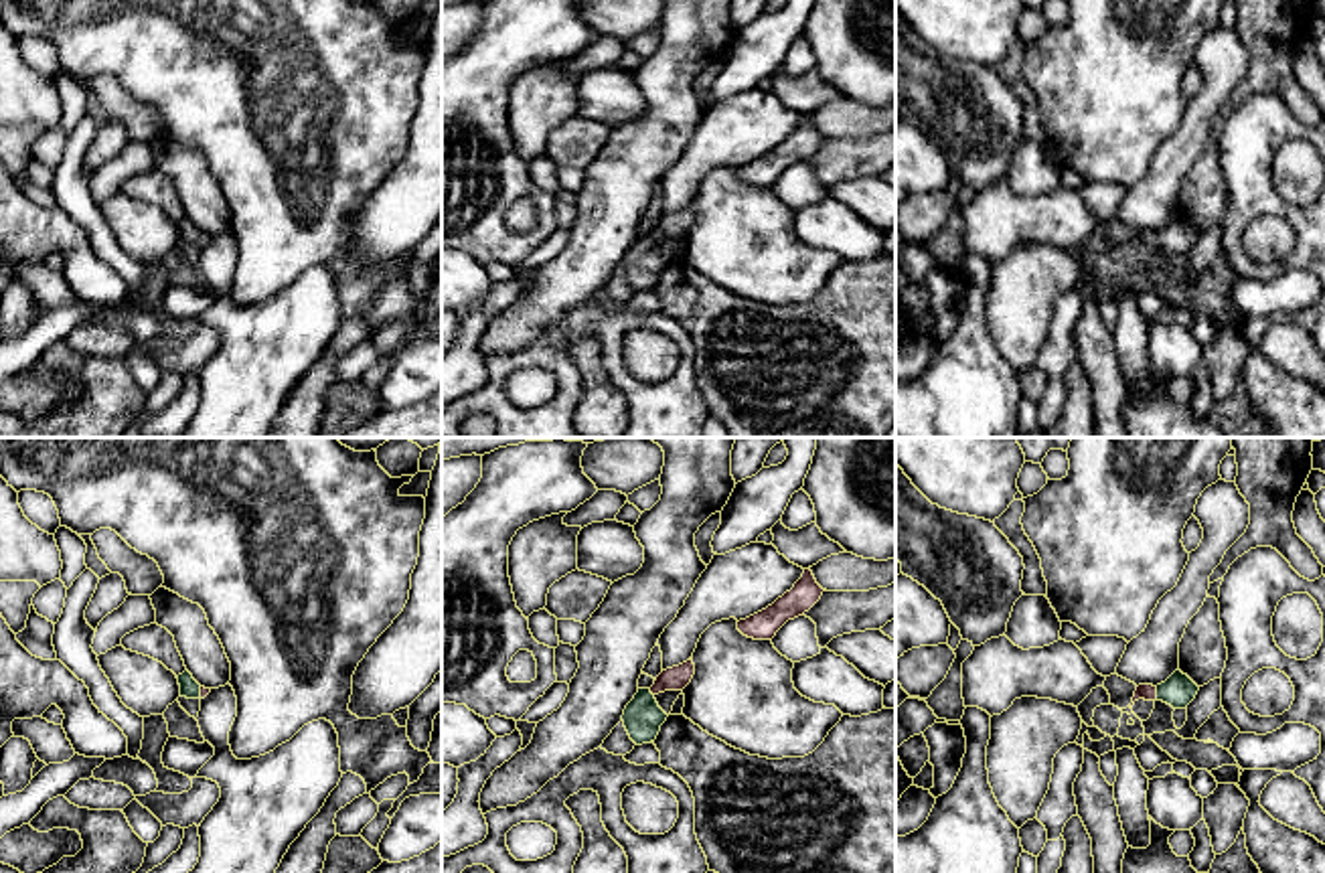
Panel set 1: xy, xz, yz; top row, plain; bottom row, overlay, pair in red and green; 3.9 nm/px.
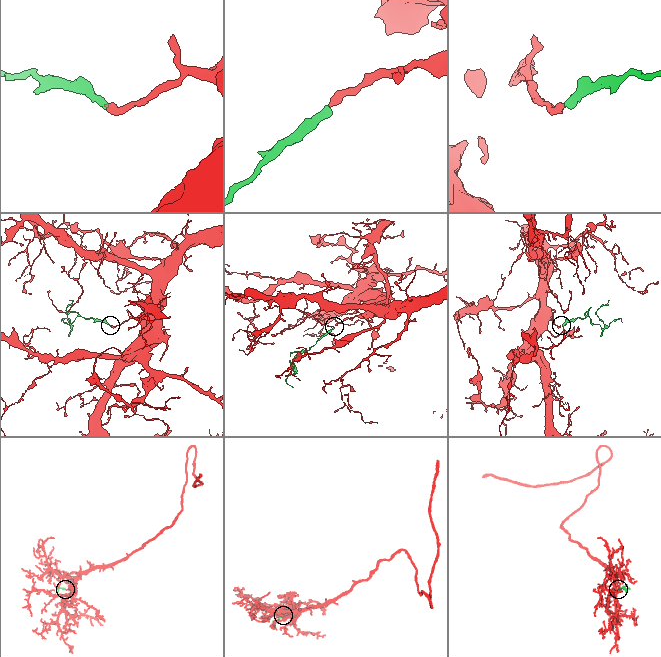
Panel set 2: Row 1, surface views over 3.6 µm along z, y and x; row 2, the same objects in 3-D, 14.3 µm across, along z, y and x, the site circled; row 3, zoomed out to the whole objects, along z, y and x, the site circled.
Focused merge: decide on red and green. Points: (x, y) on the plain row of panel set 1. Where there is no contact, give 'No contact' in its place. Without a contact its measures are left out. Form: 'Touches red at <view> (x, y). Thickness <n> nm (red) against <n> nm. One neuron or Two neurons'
Touches red at yz (1155, 240). Thickness 60 nm (red) against 130 nm. One neuron

